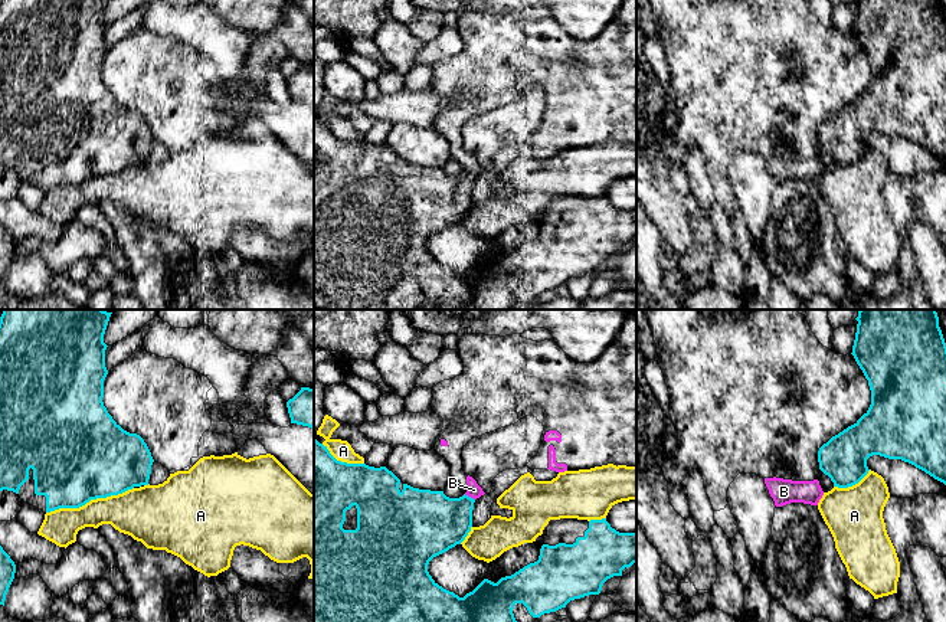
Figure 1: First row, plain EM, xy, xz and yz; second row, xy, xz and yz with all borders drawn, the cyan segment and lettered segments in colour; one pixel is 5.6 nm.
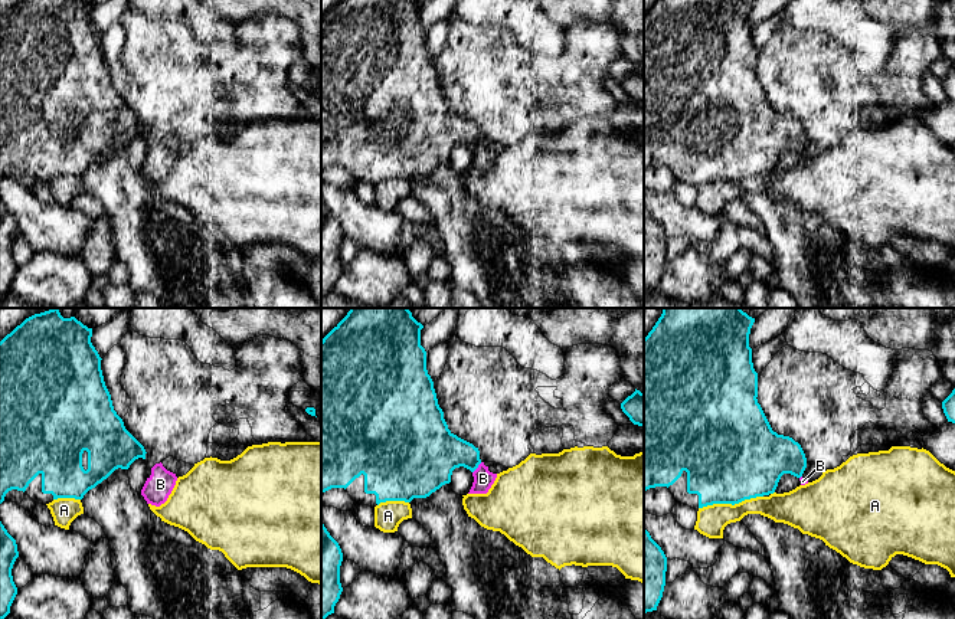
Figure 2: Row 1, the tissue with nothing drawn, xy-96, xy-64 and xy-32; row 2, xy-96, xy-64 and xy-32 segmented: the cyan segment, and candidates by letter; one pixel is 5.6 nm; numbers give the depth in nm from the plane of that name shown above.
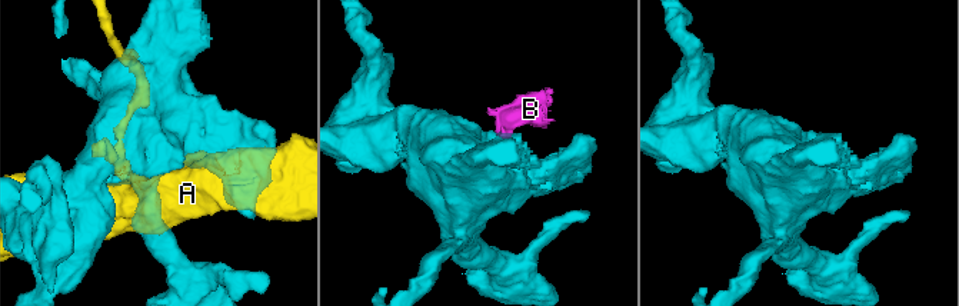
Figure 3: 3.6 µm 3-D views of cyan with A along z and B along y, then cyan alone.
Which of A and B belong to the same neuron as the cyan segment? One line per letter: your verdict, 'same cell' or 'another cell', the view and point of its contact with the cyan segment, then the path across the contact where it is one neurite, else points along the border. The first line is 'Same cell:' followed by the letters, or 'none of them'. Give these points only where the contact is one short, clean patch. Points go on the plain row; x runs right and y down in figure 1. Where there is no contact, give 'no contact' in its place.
Same cell: none of them
A: another cell; contact xy (89, 177)
B: another cell; contact xz (470, 174); border xz (464, 172), (474, 177)

